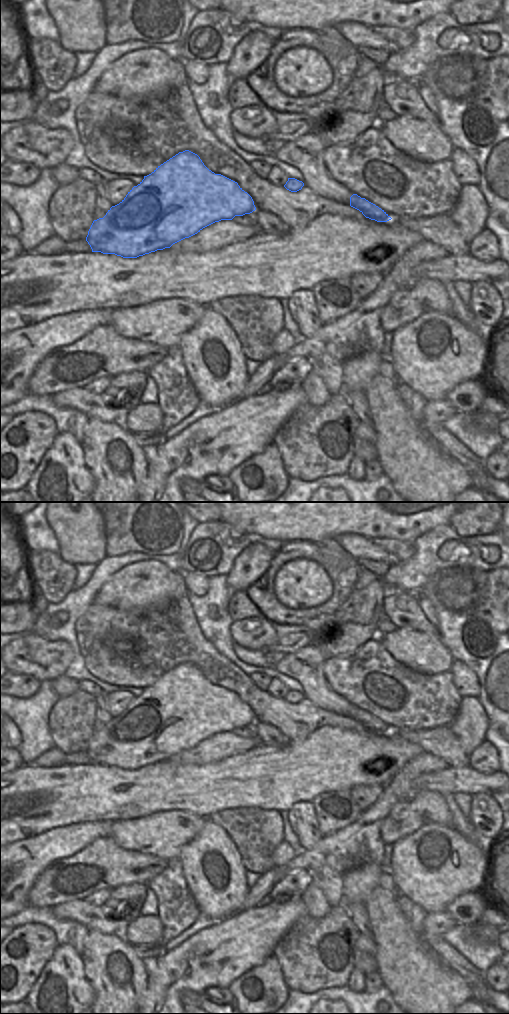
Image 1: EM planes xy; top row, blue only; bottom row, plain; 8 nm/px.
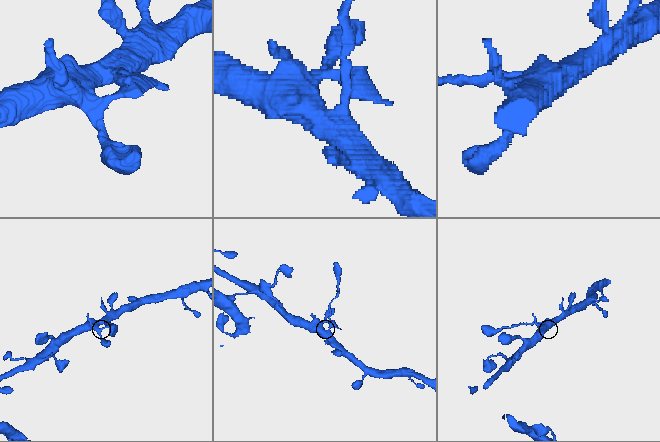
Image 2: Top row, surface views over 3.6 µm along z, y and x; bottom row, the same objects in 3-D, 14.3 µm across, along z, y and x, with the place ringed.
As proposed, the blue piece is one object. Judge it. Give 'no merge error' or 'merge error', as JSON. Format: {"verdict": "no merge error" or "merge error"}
{"verdict": "no merge error"}

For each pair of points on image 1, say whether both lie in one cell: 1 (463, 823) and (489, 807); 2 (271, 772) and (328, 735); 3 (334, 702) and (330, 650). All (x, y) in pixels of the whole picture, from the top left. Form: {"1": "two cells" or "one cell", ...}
{"1": "two cells", "2": "one cell", "3": "two cells"}

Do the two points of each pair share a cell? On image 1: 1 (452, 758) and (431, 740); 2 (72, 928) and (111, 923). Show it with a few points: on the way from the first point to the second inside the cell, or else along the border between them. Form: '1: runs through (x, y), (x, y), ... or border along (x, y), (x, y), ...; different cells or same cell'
1: runs through (447, 753), (436, 742); same cell
2: border along (61, 920), (76, 921), (89, 930); different cells

